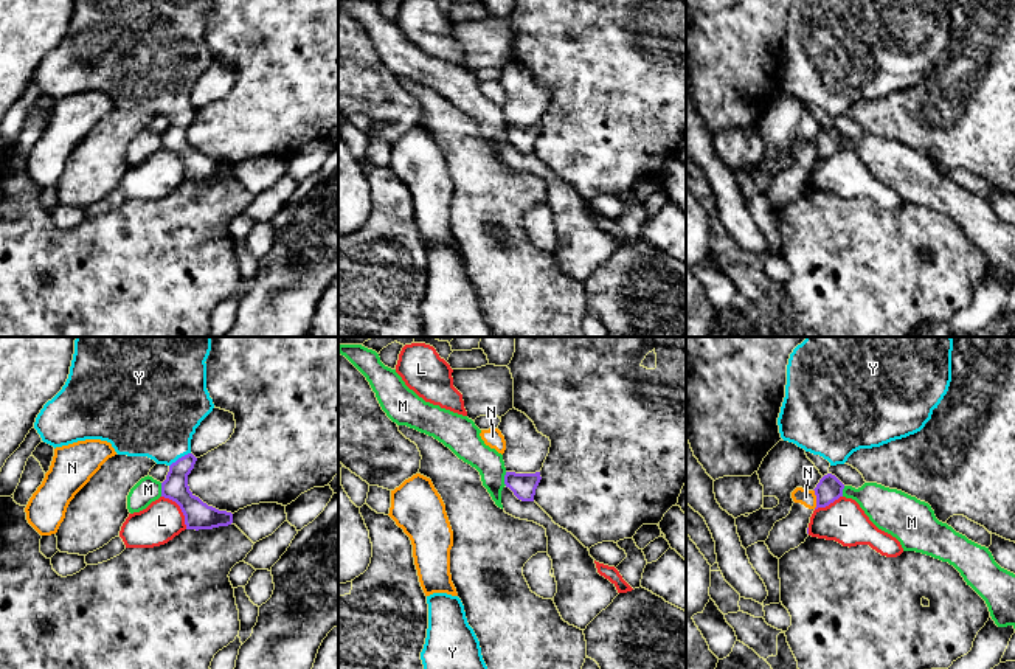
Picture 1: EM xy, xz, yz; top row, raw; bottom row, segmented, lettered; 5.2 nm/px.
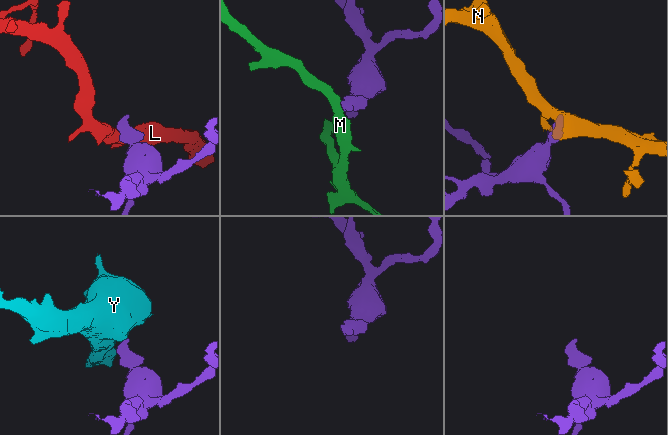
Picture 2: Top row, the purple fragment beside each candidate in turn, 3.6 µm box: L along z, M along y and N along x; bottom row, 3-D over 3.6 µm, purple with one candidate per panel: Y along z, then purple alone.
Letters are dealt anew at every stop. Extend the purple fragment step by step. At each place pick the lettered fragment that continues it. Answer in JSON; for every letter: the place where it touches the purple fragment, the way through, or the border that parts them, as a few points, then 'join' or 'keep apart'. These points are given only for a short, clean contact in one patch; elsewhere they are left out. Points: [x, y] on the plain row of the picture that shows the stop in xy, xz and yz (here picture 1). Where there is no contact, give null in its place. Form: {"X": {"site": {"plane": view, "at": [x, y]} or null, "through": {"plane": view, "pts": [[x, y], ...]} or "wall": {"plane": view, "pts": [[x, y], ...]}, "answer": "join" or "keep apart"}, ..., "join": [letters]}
{"L": {"site": {"plane": "xy", "at": [180, 160]}, "wall": {"plane": "xy", "pts": [[162, 148], [179, 159], [187, 180]]}, "answer": "keep apart"}, "M": {"site": {"plane": "xy", "at": [162, 142]}, "answer": "keep apart"}, "N": {"site": {"plane": "yz", "at": [817, 151]}, "wall": {"plane": "yz", "pts": [[814, 142], [815, 160]]}, "answer": "keep apart"}, "Y": {"site": {"plane": "xy", "at": [179, 110]}, "through": {"plane": "xy", "pts": [[176, 140], [179, 110], [155, 69]]}, "answer": "join"}, "join": ["Y"]}

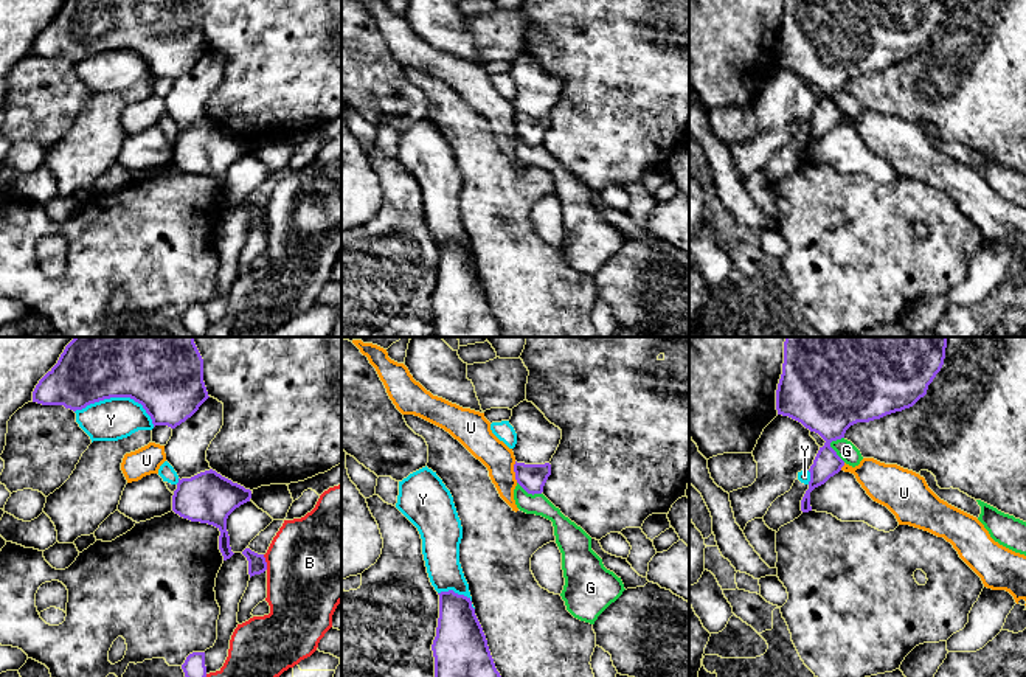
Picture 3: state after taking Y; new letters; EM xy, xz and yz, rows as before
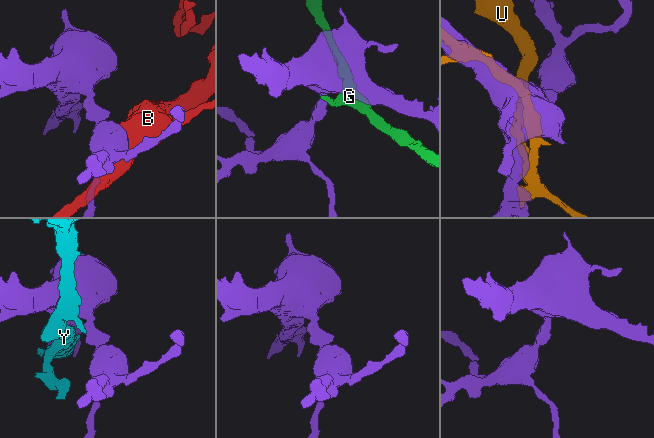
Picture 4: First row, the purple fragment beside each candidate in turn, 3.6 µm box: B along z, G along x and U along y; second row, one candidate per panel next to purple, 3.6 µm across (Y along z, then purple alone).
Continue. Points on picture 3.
{"B": {"site": {"plane": "xy", "at": [266, 215]}, "answer": "keep apart"}, "G": {"site": {"plane": "yz", "at": [831, 100]}, "wall": {"plane": "yz", "pts": [[842, 89], [834, 92], [831, 100], [845, 114]]}, "answer": "keep apart"}, "U": {"site": {"plane": "xz", "at": [514, 123]}, "answer": "keep apart"}, "Y": {"site": {"plane": "xy", "at": [118, 48]}, "answer": "keep apart"}, "join": []}

